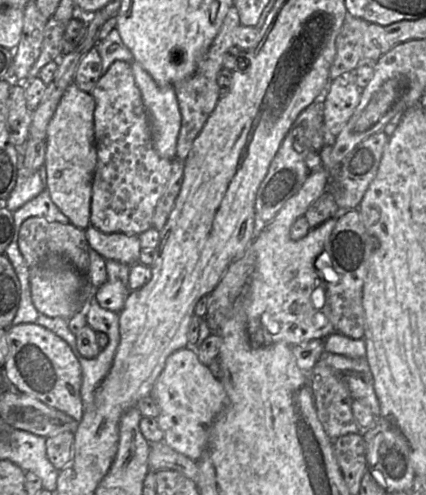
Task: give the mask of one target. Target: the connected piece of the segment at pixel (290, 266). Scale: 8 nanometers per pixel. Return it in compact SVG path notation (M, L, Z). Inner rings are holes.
M323 165L311 171L299 191L286 201L274 219L253 235L256 264L244 296L247 300L248 334L255 346L268 346L278 342L296 346L314 339L325 340L336 332L330 320L327 281L315 266L315 260L323 253L338 216L310 229L299 240L293 240L290 236L293 223L327 190L329 181L330 172Z

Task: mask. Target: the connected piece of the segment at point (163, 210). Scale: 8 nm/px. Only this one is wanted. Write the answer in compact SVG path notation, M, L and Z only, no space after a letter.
M175 157L171 160L171 164L168 182L156 204L152 218L152 227L155 227L159 232L167 222L183 182L185 160Z

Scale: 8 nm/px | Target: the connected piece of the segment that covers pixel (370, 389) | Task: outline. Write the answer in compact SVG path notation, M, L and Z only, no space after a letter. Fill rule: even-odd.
M324 352L317 364L331 367L345 382L353 399L358 399L371 410L374 416L379 416L380 406L366 357L349 358Z

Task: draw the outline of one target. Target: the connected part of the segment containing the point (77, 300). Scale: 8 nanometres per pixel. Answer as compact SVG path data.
M35 266L32 269L29 269L29 281L30 281L30 289L31 289L31 297L33 304L37 311L43 315L46 315L47 317L60 317L67 320L70 320L75 314L77 314L81 309L86 309L86 316L87 316L87 309L88 309L88 302L93 296L95 296L96 289L92 286L92 284L82 275L77 273L73 269L50 269L45 266Z

